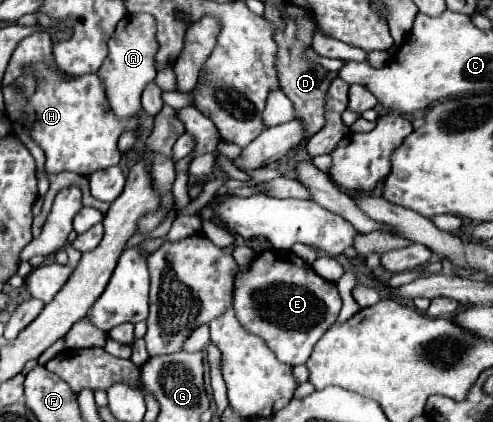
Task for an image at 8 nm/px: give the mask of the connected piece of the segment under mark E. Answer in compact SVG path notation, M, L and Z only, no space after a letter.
M290 250L260 252L250 264L238 266L234 276L232 306L238 322L256 334L284 364L304 364L314 344L336 322L342 300L334 282L314 274L312 266Z

